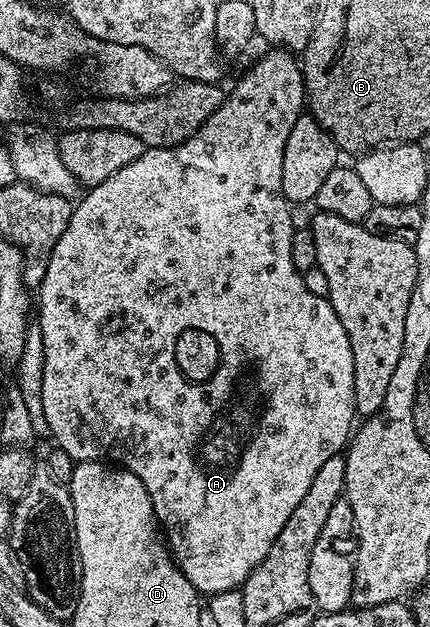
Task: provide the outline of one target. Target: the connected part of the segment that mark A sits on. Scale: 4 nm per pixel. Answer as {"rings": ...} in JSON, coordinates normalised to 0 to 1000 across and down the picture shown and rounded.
{"rings":[[[626,80],[626,85],[542,142],[537,139],[530,142],[523,161],[509,169],[509,175],[500,175],[500,182],[491,182],[491,188],[481,188],[481,195],[472,195],[472,201],[463,201],[463,207],[451,217],[435,220],[423,230],[409,230],[395,236],[340,236],[333,246],[323,246],[323,252],[314,252],[314,258],[305,258],[305,265],[286,265],[286,271],[258,278],[258,284],[205,301],[195,308],[200,313],[191,311],[177,321],[165,341],[165,354],[156,354],[156,367],[147,367],[137,386],[128,386],[128,399],[119,399],[119,411],[109,418],[109,437],[100,437],[100,450],[81,472],[81,510],[95,518],[100,552],[105,553],[100,659],[109,667],[112,679],[116,679],[121,707],[130,713],[144,715],[156,724],[165,724],[165,730],[174,737],[193,734],[260,737],[265,742],[293,746],[305,756],[314,756],[323,762],[323,769],[333,769],[333,775],[342,775],[342,788],[351,788],[351,801],[365,821],[367,837],[379,844],[381,860],[388,863],[388,872],[402,892],[412,895],[412,904],[430,917],[435,928],[444,928],[444,935],[467,947],[526,944],[540,938],[558,939],[567,933],[572,922],[602,903],[602,896],[612,896],[612,890],[621,890],[640,858],[649,858],[658,839],[667,839],[667,826],[677,826],[677,820],[686,820],[686,807],[695,807],[695,801],[705,801],[705,793],[714,789],[714,781],[723,781],[723,769],[733,769],[733,756],[742,756],[751,737],[760,737],[760,730],[805,719],[816,691],[826,683],[826,675],[821,676],[821,670],[826,671],[830,663],[826,577],[816,571],[816,545],[807,539],[807,526],[798,526],[798,514],[788,514],[763,477],[723,469],[723,463],[714,463],[707,439],[686,431],[672,410],[679,354],[672,340],[674,324],[658,309],[658,239],[667,233],[667,214],[677,214],[677,201],[686,201],[686,195],[705,183],[712,166],[709,124],[693,91],[684,85],[660,80]]]}

